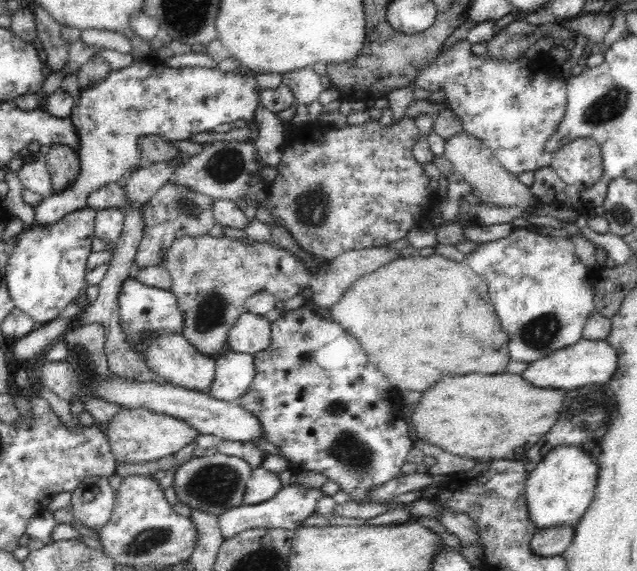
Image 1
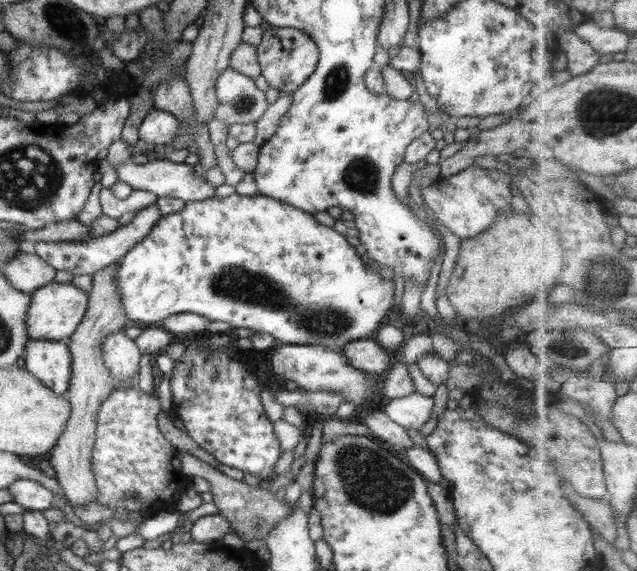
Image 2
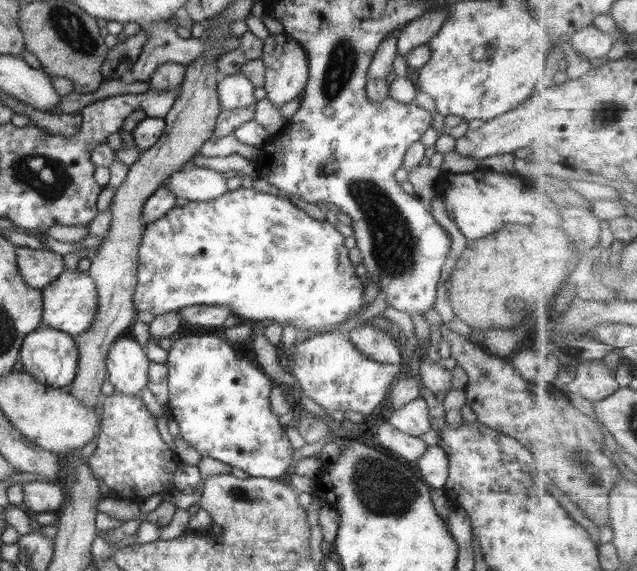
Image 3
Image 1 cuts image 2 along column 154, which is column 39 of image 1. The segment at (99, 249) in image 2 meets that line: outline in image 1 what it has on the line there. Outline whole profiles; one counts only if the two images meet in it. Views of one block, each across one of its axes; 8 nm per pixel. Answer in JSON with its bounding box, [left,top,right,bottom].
[35,59,260,227]

